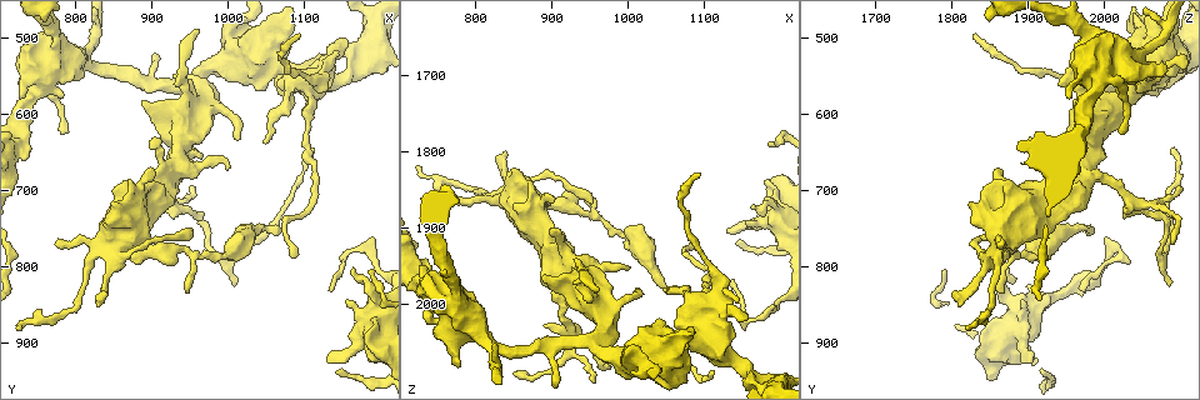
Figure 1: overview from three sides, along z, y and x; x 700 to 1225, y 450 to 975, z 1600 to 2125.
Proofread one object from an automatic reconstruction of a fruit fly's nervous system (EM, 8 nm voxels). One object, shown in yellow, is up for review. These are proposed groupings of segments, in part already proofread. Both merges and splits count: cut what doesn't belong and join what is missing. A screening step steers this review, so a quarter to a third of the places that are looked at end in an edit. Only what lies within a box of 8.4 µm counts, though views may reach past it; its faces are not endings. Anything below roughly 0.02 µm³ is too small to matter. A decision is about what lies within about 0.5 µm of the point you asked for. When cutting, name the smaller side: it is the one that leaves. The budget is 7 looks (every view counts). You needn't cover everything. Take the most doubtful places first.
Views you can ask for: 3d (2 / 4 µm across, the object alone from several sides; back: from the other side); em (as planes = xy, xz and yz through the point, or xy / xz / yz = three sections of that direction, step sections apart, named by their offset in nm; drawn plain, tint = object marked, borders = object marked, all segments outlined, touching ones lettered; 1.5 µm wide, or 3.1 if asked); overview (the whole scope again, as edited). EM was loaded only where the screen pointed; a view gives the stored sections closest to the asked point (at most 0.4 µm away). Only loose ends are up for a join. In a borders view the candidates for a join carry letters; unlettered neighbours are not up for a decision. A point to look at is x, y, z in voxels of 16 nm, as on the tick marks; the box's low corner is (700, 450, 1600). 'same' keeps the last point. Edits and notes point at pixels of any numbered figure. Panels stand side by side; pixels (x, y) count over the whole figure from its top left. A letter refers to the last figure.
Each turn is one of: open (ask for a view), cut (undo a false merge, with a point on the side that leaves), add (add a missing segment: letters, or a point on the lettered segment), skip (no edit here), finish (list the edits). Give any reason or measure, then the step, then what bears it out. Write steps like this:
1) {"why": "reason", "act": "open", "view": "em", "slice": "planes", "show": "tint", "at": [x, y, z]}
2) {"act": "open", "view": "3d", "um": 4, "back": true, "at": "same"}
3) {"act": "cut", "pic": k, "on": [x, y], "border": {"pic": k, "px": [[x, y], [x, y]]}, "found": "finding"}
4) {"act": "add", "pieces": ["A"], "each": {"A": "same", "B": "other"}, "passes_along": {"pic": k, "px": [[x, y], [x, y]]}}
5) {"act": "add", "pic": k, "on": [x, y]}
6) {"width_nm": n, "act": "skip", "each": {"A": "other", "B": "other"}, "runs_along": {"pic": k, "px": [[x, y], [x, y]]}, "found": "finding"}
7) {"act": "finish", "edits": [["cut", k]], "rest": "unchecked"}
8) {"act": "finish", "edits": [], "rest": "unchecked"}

{"why": "an open end", "act": "open", "view": "em", "slice": "yz", "step": 8, "show": "tint", "at": [1065, 750, 1985]}

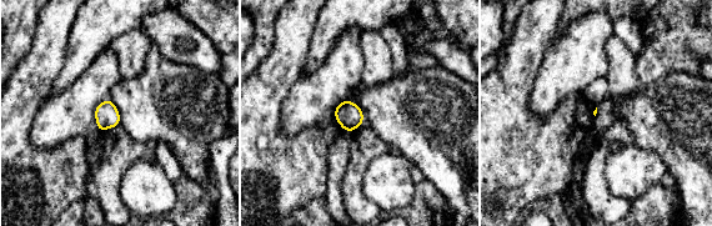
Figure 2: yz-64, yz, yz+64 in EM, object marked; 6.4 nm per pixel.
{"act": "open", "view": "em", "slice": "planes", "show": "borders", "at": "same"}

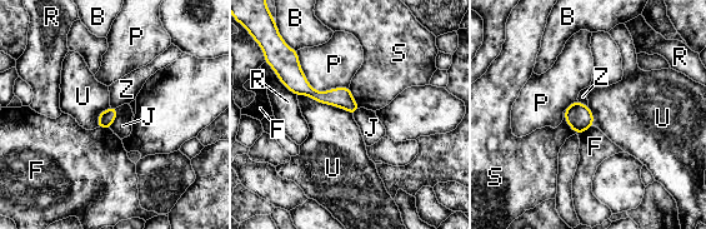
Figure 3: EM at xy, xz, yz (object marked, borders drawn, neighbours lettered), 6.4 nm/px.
{"act": "skip", "each": {"B": "other", "F": "other", "J": "other", "P": "other", "R": "other", "S": "other", "U": "other", "Z": "other"}, "runs_along": {"pic": 3, "px": [[286, 73], [354, 108]]}, "found": "no lettered segment goes on from it"}

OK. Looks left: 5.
{"why": "tapers out", "act": "open", "view": "3d", "um": 4, "at": [965, 495, 1985]}

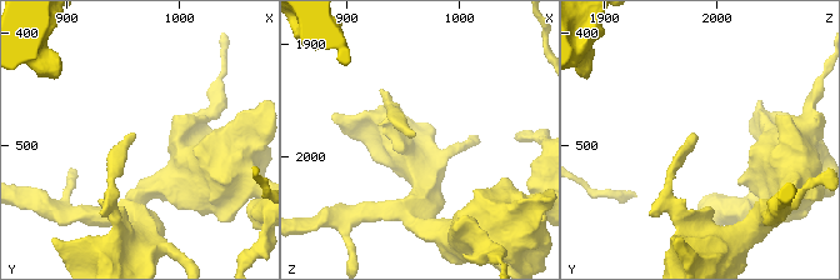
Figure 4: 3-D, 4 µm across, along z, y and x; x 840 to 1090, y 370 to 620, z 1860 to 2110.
{"why": "need the tissue", "act": "open", "view": "em", "slice": "planes", "show": "plain", "at": [962, 490, 1982]}

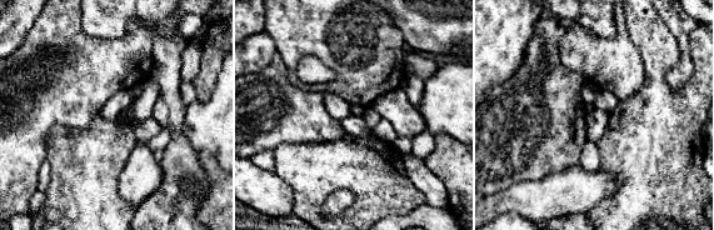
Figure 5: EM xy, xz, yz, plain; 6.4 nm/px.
{"act": "open", "view": "em", "slice": "planes", "show": "borders", "at": "same"}

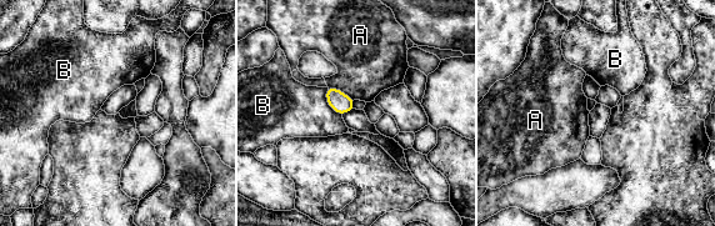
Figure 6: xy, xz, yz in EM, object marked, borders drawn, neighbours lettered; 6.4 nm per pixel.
{"width_nm": 130, "act": "skip", "each": {"A": "other", "B": "other"}, "border": {"pic": 6, "px": [[326, 88], [326, 103], [341, 115]]}, "found": "no lettered segment goes on from it"}

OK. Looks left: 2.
{"act": "finish", "edits": [], "rest": "unchecked"}

